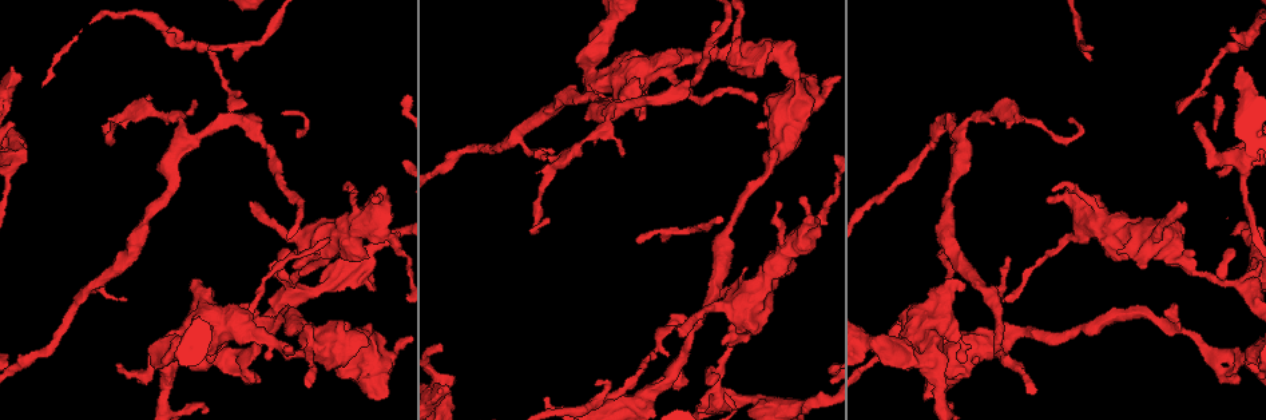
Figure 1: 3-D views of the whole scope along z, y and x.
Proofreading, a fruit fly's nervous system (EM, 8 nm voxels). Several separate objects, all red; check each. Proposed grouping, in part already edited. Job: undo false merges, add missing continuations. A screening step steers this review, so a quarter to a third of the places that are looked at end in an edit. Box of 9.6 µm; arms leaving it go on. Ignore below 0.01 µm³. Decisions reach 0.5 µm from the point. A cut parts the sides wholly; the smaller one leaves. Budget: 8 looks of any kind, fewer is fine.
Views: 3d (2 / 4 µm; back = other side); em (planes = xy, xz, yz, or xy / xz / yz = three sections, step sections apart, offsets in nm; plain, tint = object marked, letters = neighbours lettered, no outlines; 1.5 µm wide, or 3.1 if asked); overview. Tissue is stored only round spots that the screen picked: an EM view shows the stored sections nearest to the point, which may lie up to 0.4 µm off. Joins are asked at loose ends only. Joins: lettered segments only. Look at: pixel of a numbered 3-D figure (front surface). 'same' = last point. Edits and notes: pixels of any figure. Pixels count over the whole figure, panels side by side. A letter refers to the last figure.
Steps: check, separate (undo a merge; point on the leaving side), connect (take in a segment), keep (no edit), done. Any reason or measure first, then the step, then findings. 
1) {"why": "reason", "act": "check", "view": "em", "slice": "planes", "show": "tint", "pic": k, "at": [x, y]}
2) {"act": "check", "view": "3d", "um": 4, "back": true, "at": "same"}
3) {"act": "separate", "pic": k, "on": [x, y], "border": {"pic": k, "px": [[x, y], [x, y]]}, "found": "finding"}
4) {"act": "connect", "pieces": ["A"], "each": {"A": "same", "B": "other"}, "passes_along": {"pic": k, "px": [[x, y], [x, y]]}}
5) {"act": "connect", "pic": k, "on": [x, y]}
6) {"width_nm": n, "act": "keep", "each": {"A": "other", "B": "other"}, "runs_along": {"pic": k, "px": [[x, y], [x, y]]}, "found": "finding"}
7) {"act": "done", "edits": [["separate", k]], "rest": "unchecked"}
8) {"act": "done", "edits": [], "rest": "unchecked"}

{"act": "check", "view": "em", "slice": "yz", "step": 8, "show": "tint", "pic": 1, "at": [621, 151]}

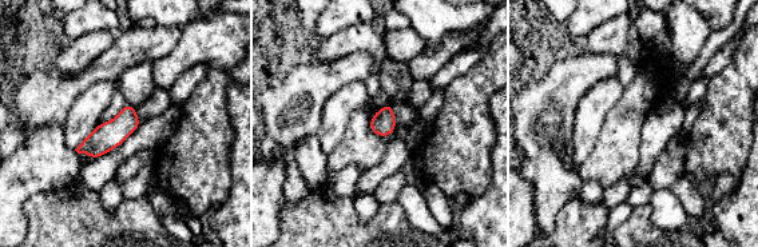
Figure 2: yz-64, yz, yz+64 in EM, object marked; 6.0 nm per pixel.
{"why": "cut it another way", "act": "check", "view": "em", "slice": "planes", "show": "letters", "at": "same"}

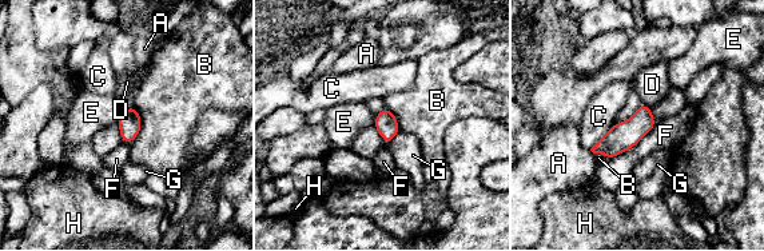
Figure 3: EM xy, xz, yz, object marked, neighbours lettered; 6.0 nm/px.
{"longest_contact_nm": ["F", 360], "act": "keep", "each": {"A": "other", "B": "other", "C": "other", "D": "other", "E": "other", "F": "other", "G": "other", "H": "other"}, "border": {"pic": 3, "px": [[122, 111], [116, 122]]}, "found": "none of them fits"}

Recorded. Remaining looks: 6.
{"why": "free end", "act": "check", "view": "3d", "um": 4, "pic": 1, "at": [666, 324]}

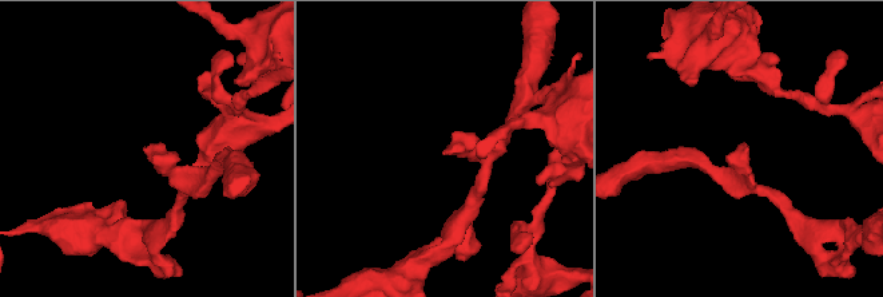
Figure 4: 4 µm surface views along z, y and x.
{"why": "need the tissue", "act": "check", "view": "em", "slice": "planes", "show": "letters", "pic": 4, "at": [746, 145]}

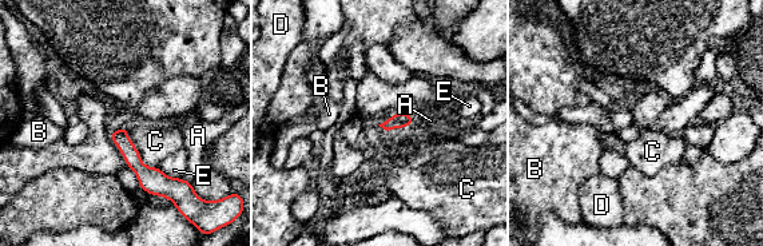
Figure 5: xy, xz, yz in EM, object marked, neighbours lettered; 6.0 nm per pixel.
{"width_nm": 100, "act": "keep", "each": {"A": "other", "B": "other", "C": "other", "D": "other", "E": "other"}, "border": {"pic": 5, "px": [[127, 126], [140, 161], [158, 167]]}, "found": "no lettered segment goes on from it"}

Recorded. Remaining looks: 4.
{"why": "free end", "act": "check", "view": "3d", "um": 2, "pic": 1, "at": [550, 220]}

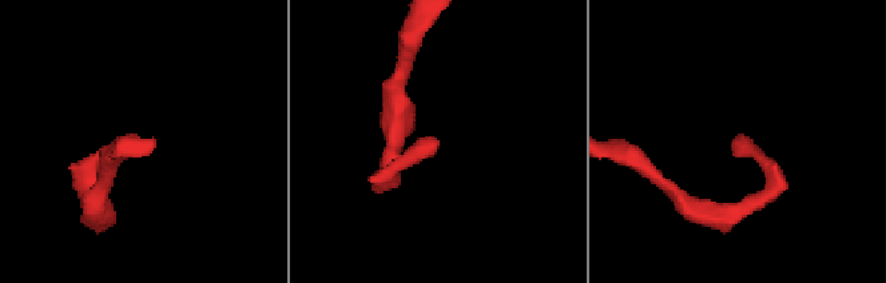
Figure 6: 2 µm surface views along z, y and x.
{"act": "check", "view": "em", "slice": "xy", "step": 8, "show": "tint", "pic": 6, "at": [439, 146]}

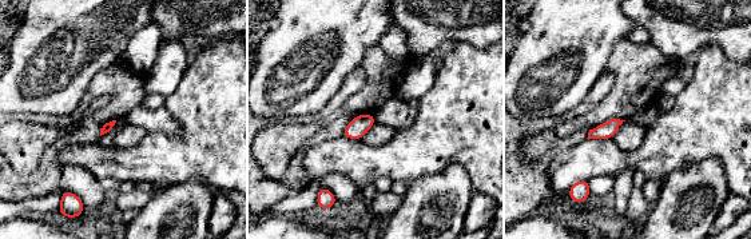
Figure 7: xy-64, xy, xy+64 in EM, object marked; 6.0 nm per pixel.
{"why": "cut it another way", "act": "check", "view": "em", "slice": "planes", "show": "letters", "at": "same"}

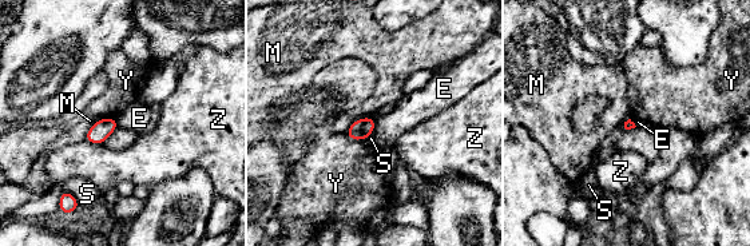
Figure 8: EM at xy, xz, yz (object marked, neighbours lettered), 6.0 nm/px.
{"act": "keep", "each": {"E": "other", "M": "other", "S": "other", "Y": "other", "Z": "other"}, "border": {"pic": 8, "px": [[376, 120], [372, 133]]}, "found": "no lettered segment goes on from it"}

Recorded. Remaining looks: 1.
{"act": "done", "edits": [], "rest": "unchecked"}

